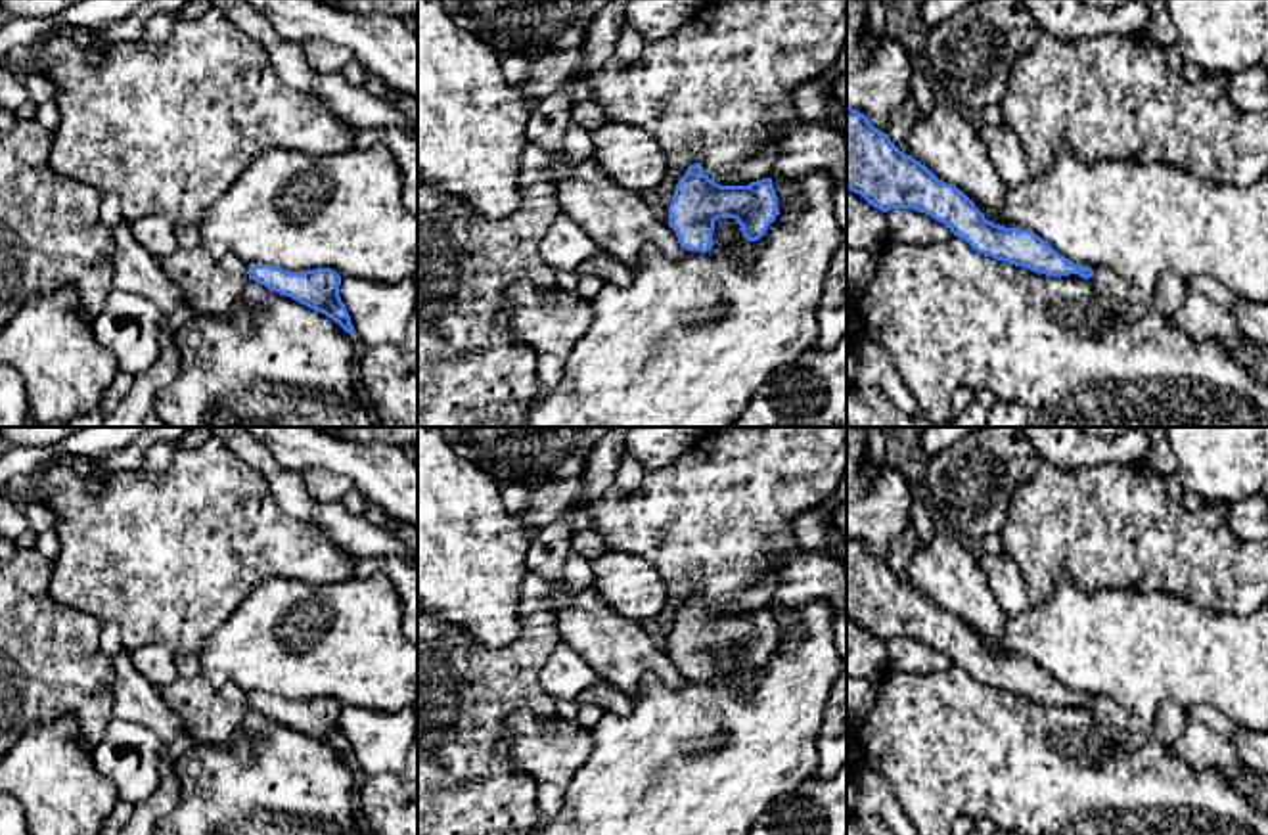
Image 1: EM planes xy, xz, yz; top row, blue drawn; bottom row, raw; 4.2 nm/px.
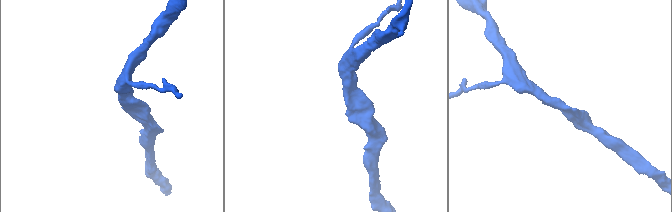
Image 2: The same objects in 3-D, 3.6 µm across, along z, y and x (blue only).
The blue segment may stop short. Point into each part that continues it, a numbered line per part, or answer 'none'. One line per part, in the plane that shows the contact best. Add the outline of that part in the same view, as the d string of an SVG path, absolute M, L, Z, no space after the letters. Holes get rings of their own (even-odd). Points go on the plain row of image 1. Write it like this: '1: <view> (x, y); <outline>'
none

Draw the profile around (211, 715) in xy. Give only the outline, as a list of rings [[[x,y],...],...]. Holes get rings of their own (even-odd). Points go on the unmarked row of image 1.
[[[201,674],[195,678],[176,676],[172,682],[159,686],[159,691],[190,732],[207,745],[226,739],[249,712],[245,691],[238,686],[216,689]]]

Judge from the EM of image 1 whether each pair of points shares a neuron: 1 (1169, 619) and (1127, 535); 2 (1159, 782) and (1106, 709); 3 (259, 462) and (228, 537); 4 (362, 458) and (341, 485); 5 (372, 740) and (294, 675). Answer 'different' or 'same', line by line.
1: different
2: different
3: different
4: different
5: different

